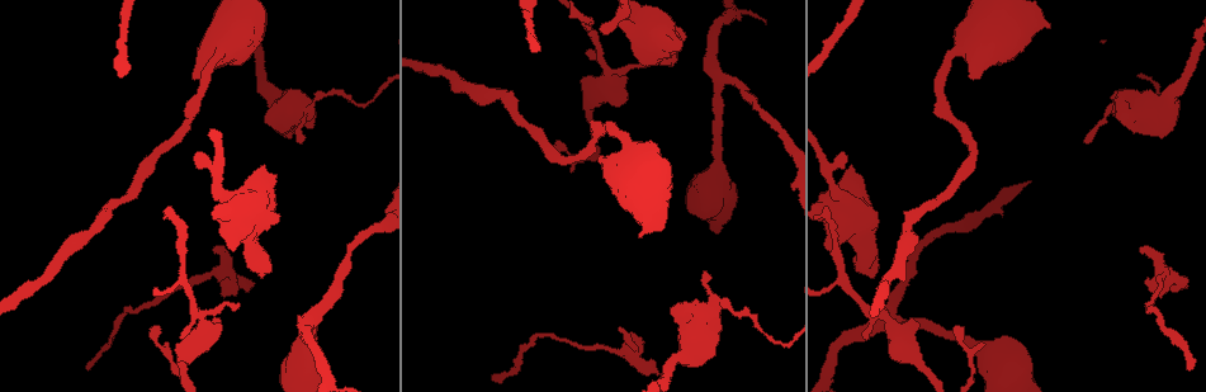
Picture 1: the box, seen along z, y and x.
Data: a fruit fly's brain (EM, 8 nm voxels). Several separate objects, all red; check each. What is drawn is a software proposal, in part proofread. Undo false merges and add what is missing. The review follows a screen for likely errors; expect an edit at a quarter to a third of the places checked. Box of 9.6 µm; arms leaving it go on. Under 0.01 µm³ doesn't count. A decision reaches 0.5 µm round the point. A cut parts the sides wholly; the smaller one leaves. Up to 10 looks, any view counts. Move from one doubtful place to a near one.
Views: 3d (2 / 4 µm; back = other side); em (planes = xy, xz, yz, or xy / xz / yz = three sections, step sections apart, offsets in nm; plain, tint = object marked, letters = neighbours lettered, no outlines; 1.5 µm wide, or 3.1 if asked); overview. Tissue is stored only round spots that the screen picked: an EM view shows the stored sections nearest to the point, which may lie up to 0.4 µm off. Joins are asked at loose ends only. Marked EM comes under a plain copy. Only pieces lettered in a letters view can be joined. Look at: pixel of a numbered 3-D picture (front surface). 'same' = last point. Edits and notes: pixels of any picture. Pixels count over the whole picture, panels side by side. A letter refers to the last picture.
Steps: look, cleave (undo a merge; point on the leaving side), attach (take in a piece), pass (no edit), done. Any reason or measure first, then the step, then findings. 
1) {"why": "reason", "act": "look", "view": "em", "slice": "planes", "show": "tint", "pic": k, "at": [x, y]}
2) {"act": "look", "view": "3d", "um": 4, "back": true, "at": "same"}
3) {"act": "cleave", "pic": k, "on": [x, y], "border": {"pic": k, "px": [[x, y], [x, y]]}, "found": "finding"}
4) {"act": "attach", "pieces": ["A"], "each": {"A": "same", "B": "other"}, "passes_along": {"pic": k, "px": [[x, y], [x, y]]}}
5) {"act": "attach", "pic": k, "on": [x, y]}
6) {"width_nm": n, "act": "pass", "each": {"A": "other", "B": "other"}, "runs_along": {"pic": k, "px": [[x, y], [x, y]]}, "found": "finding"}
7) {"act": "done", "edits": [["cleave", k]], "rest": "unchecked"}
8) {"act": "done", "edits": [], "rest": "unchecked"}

{"why": "an open end", "act": "look", "view": "3d", "um": 2, "pic": 1, "at": [299, 144]}

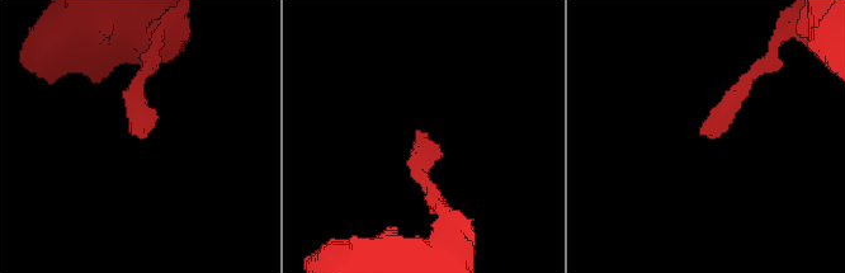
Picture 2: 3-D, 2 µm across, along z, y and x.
{"why": "now the EM", "act": "look", "view": "em", "slice": "planes", "show": "letters", "pic": 2, "at": [417, 131]}

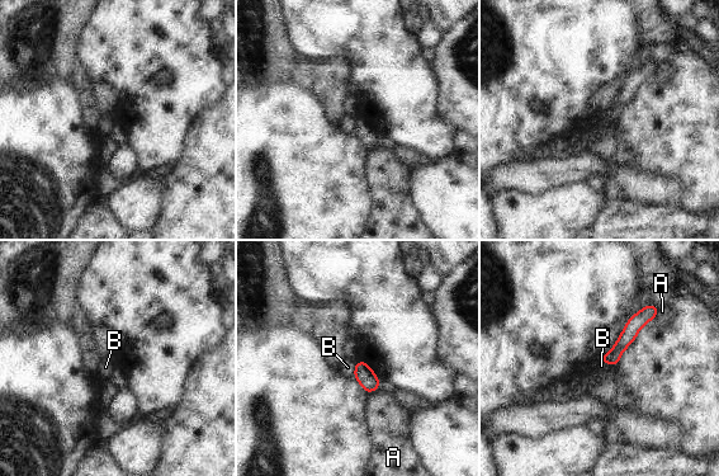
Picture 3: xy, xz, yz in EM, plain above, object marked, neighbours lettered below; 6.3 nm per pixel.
{"width_nm": 90, "act": "pass", "each": {"A": "other", "B": "other"}, "border": {"pic": 3, "px": [[356, 361], [351, 375]]}, "found": "no lettered piece goes on from it"}

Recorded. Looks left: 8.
{"why": "free end", "act": "look", "view": "em", "slice": "xy", "step": 4, "show": "tint", "pic": 1, "at": [855, 174]}

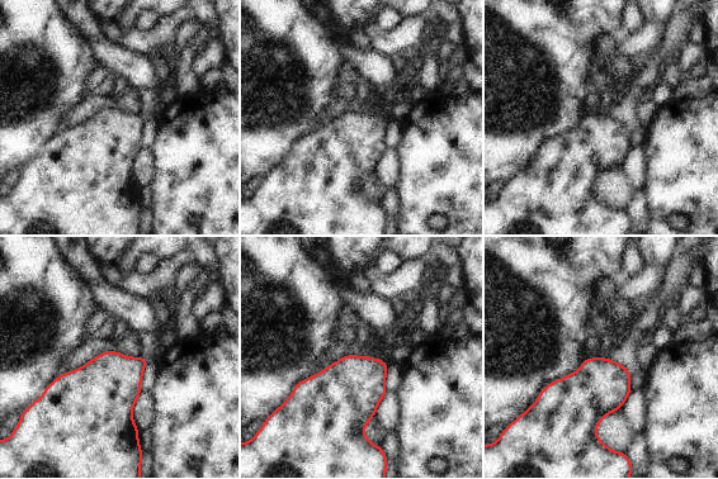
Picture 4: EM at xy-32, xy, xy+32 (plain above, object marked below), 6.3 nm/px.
{"act": "look", "view": "em", "slice": "planes", "show": "letters", "at": "same"}

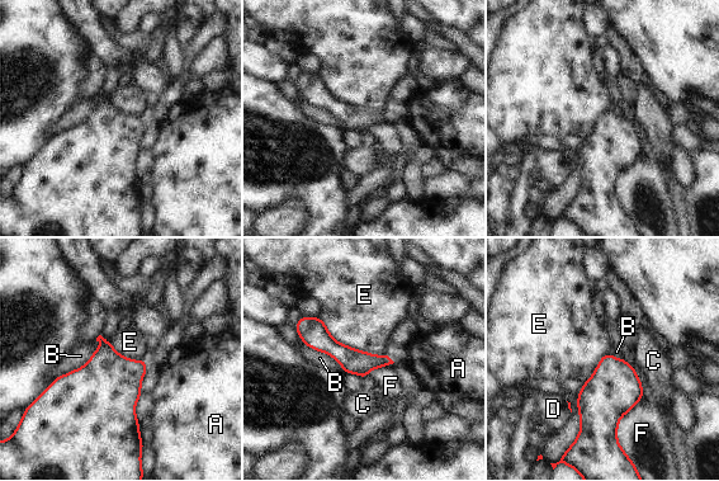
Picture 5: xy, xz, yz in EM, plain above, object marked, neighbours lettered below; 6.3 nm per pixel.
{"act": "pass", "each": {"A": "other", "B": "other", "C": "other", "D": "other", "E": "other", "F": "other"}, "runs_along": {"pic": 5, "px": [[298, 328], [353, 361], [387, 361]]}, "found": "no lettered piece goes on from it"}

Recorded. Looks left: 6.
{"why": "an open end", "act": "look", "view": "3d", "um": 4, "pic": 1, "at": [570, 172]}

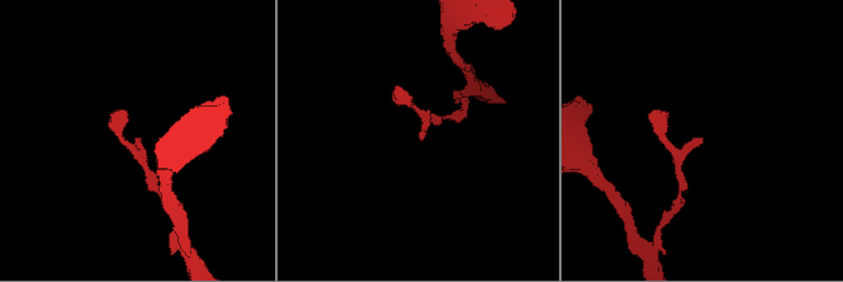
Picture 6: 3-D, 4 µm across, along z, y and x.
{"act": "look", "view": "em", "slice": "xz", "step": 4, "show": "letters", "pic": 6, "at": [700, 139]}

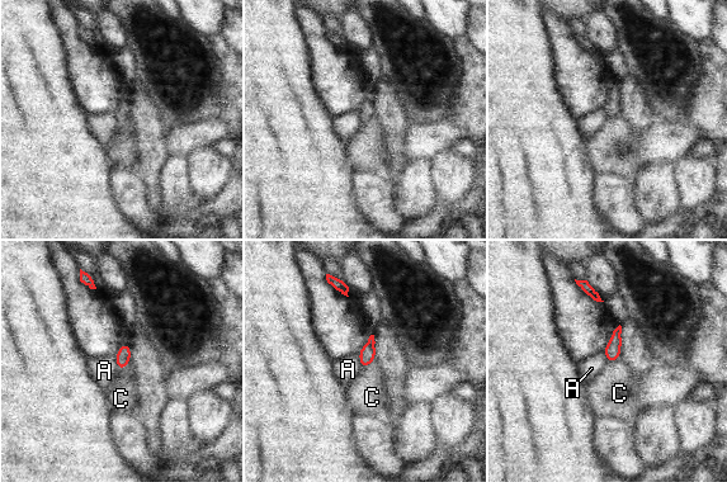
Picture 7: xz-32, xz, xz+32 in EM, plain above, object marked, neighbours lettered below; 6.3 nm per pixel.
{"width_nm": 90, "act": "pass", "each": {"A": "other", "C": "other"}, "border": {"pic": 7, "px": [[357, 355], [362, 367]]}, "found": "none of them fits"}

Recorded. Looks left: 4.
{"why": "arms part here", "act": "look", "view": "em", "slice": "xy", "step": 4, "show": "tint", "pic": 1, "at": [886, 312]}

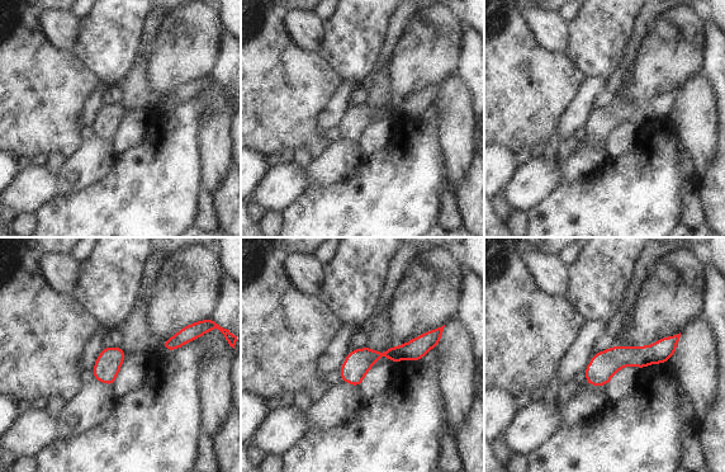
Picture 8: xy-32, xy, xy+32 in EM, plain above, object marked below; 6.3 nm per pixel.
{"act": "look", "view": "em", "slice": "planes", "show": "letters", "at": "same"}

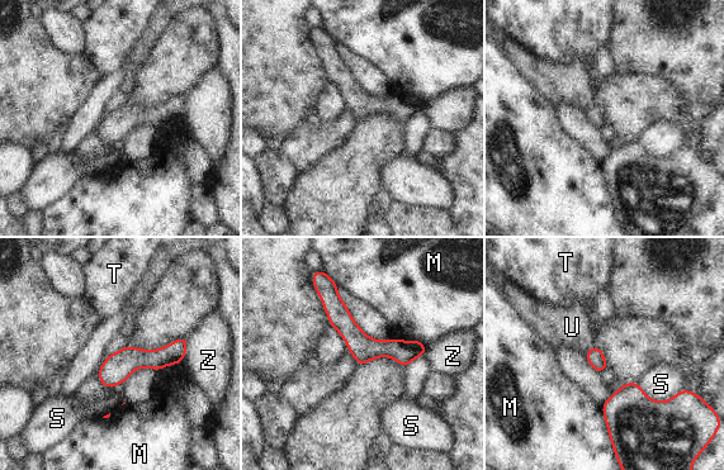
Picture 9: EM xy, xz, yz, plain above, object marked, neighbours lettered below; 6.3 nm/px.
{"width_nm": 110, "act": "pass", "each": {"M": "other", "S": "other", "T": "other", "U": "other", "Z": "other"}, "border": {"pic": 9, "px": [[594, 346], [585, 352]]}, "found": "one cell here"}

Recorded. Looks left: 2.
{"act": "done", "edits": [], "rest": "unchecked"}

